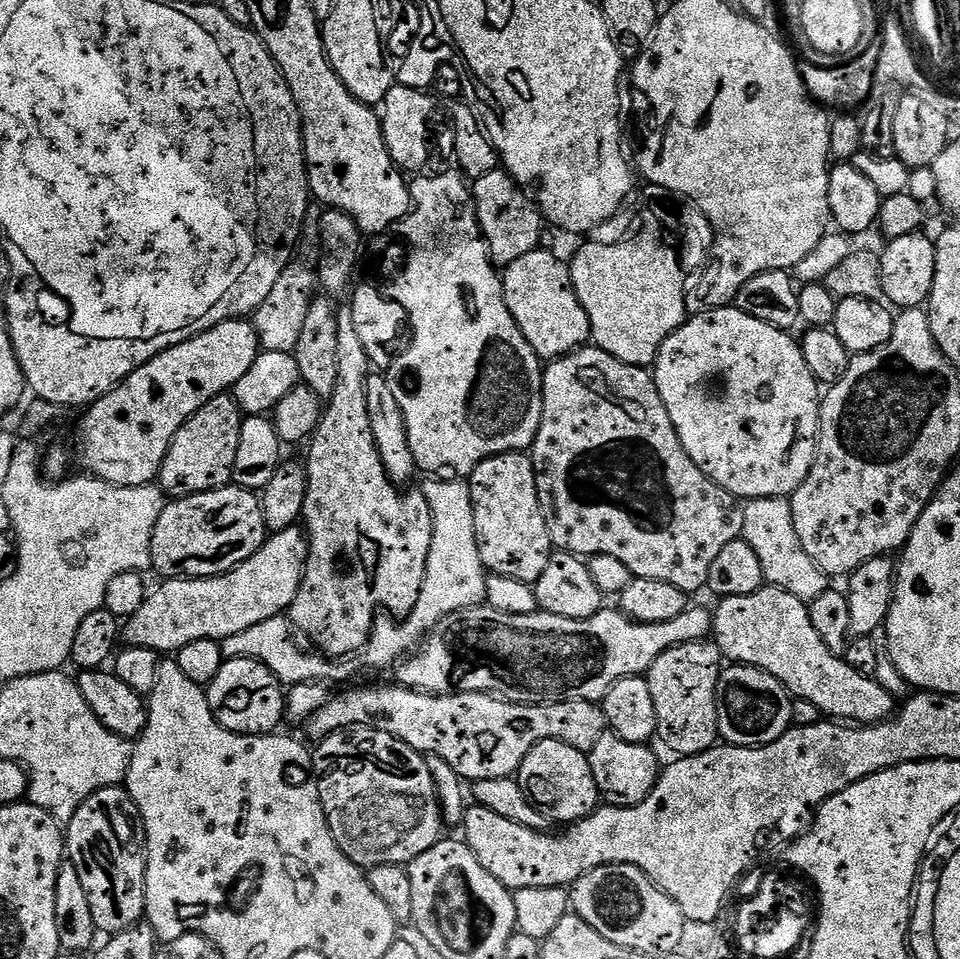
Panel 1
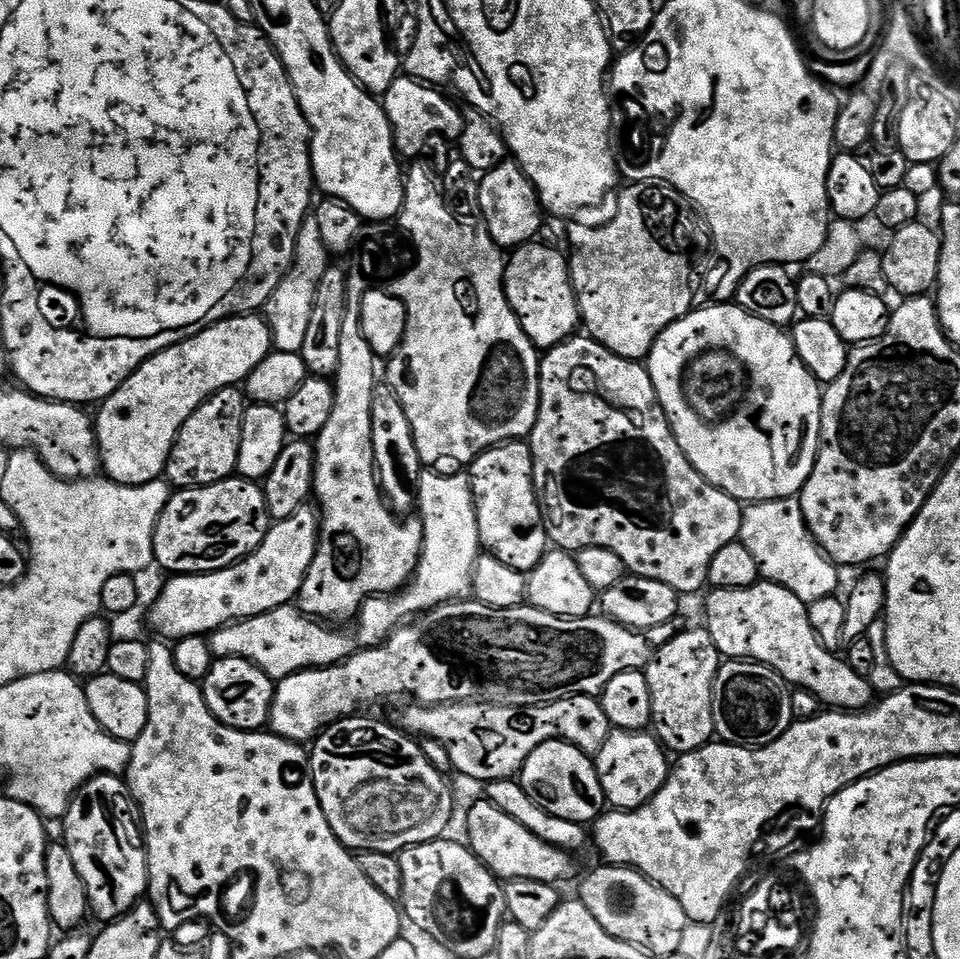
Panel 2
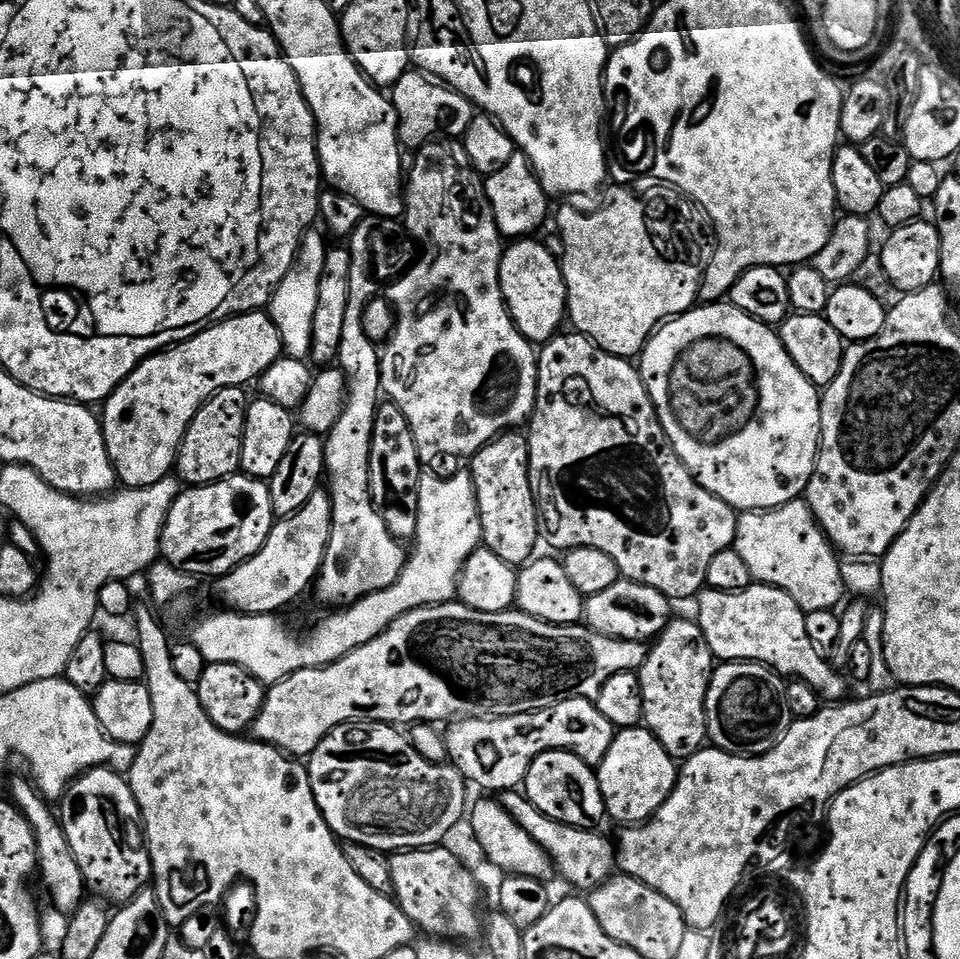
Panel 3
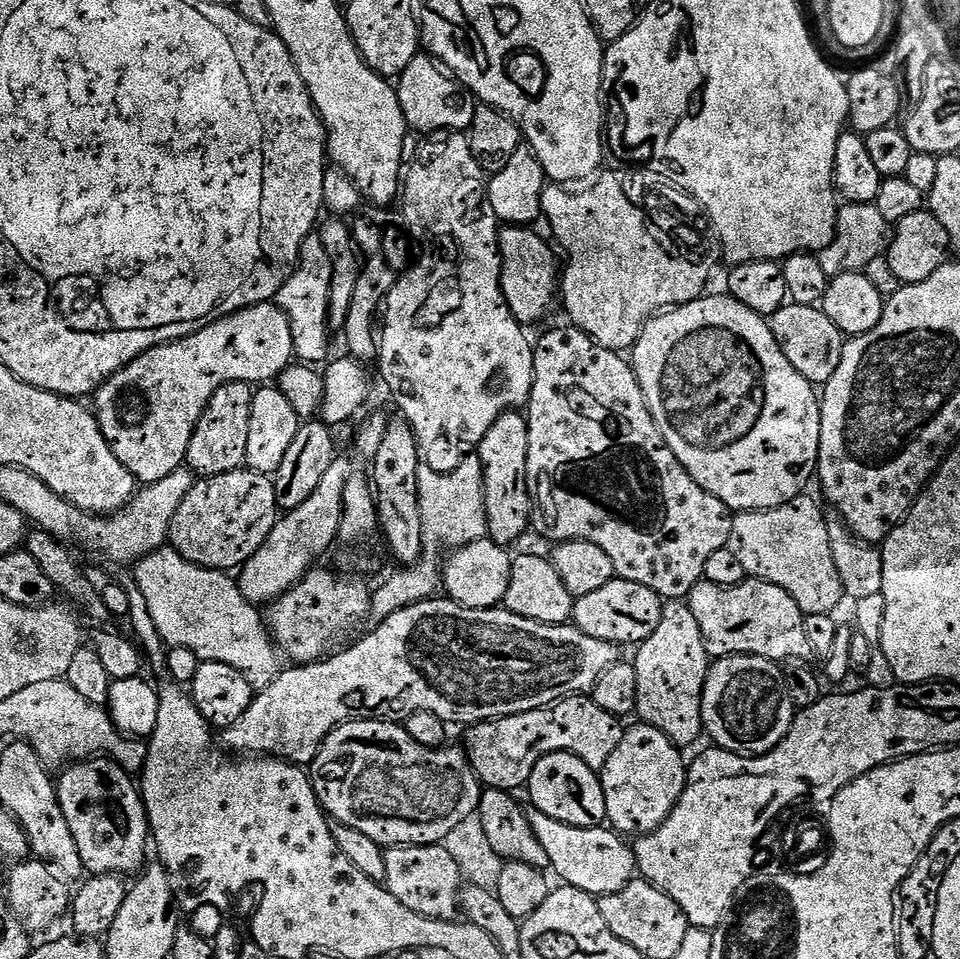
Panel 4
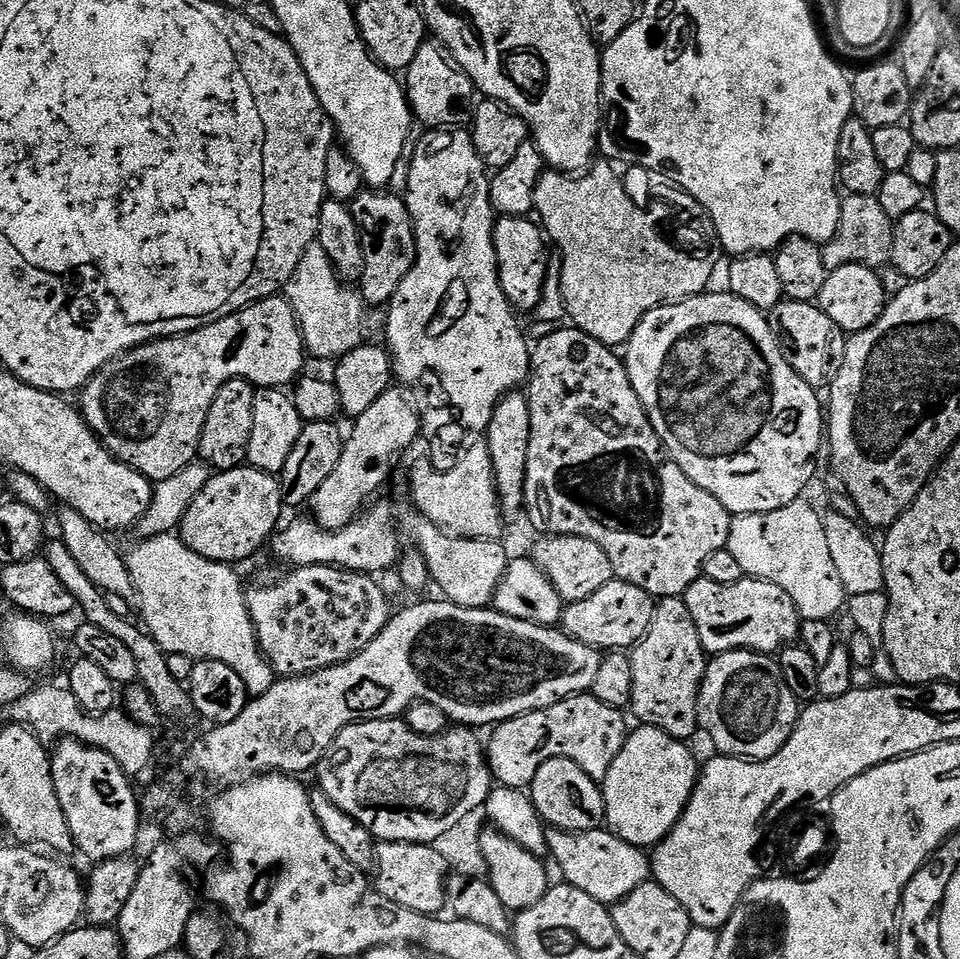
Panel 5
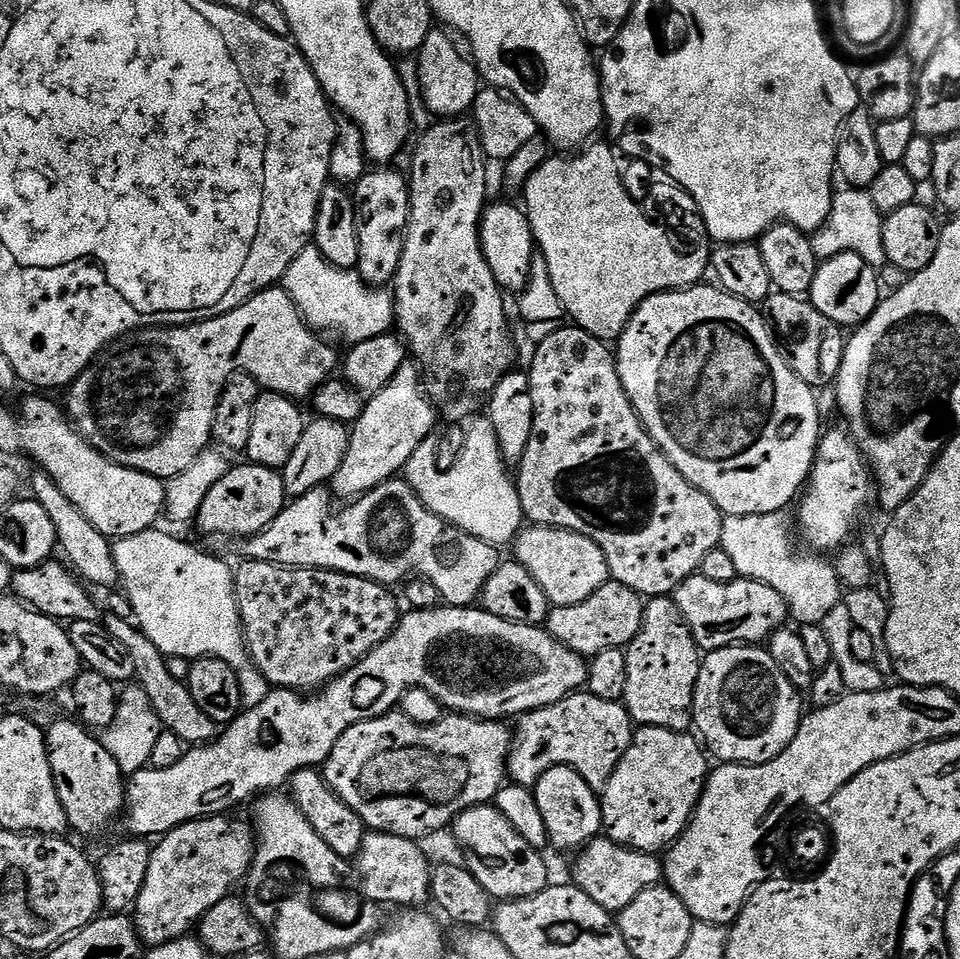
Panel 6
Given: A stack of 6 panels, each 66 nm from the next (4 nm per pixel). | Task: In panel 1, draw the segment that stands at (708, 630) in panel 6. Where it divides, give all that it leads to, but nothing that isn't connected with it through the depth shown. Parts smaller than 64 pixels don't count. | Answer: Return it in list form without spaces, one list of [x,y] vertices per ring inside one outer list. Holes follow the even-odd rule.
[[[765,586],[758,589],[754,594],[746,594],[745,596],[725,596],[719,601],[720,604],[714,608],[712,618],[712,636],[715,644],[720,648],[721,657],[727,658],[729,661],[737,664],[749,664],[755,668],[761,668],[770,673],[774,678],[778,678],[778,682],[782,682],[784,687],[795,699],[805,700],[806,702],[814,702],[814,706],[818,706],[818,710],[828,718],[836,722],[851,722],[856,726],[867,726],[869,724],[879,724],[880,721],[888,719],[894,712],[894,698],[884,687],[871,676],[863,676],[858,674],[858,670],[851,668],[843,656],[836,656],[826,646],[826,642],[822,642],[822,638],[818,638],[818,630],[814,630],[814,622],[810,622],[810,614],[808,613],[808,604],[805,601],[794,598],[794,594],[786,594],[781,588],[773,588]]]

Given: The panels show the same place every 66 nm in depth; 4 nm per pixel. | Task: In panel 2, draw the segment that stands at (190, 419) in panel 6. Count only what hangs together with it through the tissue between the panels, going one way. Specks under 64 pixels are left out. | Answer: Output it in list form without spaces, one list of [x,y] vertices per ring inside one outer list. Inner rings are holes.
[[[241,314],[219,320],[217,324],[203,328],[198,334],[154,354],[145,364],[140,364],[138,370],[132,372],[130,378],[118,386],[118,390],[114,390],[114,394],[99,405],[100,413],[95,413],[96,446],[100,449],[103,475],[115,484],[126,486],[142,486],[161,479],[170,450],[178,438],[178,430],[182,430],[186,418],[190,418],[190,414],[194,414],[194,410],[198,410],[198,406],[205,404],[218,390],[247,381],[254,366],[267,358],[273,348],[272,332],[263,315]]]

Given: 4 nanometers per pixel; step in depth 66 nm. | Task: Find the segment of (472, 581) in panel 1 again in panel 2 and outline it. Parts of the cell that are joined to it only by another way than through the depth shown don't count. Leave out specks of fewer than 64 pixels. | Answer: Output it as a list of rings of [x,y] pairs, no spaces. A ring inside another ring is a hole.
[[[436,470],[421,471],[418,519],[424,527],[424,545],[412,579],[395,594],[374,596],[367,600],[354,621],[356,629],[353,632],[337,630],[306,616],[295,603],[283,604],[266,614],[235,621],[211,633],[213,657],[237,656],[248,660],[257,664],[274,682],[279,682],[308,668],[328,668],[332,664],[340,664],[365,648],[379,648],[401,627],[405,618],[428,612],[439,604],[451,604],[467,597],[472,591],[472,572],[476,568],[476,559],[482,554],[476,507],[472,501],[472,483],[468,481],[467,475],[439,476]]]

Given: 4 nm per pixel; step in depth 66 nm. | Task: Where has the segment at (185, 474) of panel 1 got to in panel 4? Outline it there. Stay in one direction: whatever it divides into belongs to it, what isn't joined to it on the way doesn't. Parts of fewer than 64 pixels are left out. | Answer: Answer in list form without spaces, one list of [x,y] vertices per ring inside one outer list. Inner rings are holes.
[[[245,380],[230,382],[226,386],[222,386],[214,394],[214,398],[210,398],[202,418],[198,418],[188,447],[186,467],[192,471],[193,477],[207,478],[218,474],[230,474],[231,472],[239,472],[245,467],[244,459],[246,458],[246,445],[250,434],[250,406],[252,405],[253,391],[253,385],[246,383]]]

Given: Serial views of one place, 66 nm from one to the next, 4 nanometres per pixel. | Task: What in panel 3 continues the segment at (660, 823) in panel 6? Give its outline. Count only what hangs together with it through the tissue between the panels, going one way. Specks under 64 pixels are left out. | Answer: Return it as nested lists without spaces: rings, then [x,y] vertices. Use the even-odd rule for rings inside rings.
[[[643,726],[622,728],[610,742],[610,750],[606,750],[606,758],[595,769],[598,786],[602,790],[604,811],[620,823],[620,826],[639,826],[649,820],[676,785],[678,775],[677,761],[654,738],[650,729]]]

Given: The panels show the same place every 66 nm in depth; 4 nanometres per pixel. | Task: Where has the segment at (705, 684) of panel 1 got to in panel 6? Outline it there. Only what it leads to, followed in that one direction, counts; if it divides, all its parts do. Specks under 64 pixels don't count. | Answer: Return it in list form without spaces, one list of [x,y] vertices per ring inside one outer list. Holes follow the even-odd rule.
[[[654,596],[645,603],[644,624],[628,645],[626,658],[626,690],[623,705],[637,725],[645,728],[665,728],[675,732],[688,732],[693,727],[692,699],[698,682],[702,650],[692,637],[690,626],[682,618],[672,596]]]

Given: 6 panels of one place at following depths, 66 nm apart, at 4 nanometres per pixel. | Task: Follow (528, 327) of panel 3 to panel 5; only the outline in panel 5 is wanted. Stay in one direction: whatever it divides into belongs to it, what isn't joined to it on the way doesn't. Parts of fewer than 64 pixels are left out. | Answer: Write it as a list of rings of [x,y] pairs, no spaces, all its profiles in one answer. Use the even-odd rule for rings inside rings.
[[[501,215],[495,221],[492,237],[500,264],[500,289],[517,313],[531,313],[544,293],[544,279],[550,275],[548,252],[544,249],[546,236],[541,225],[532,218]]]

